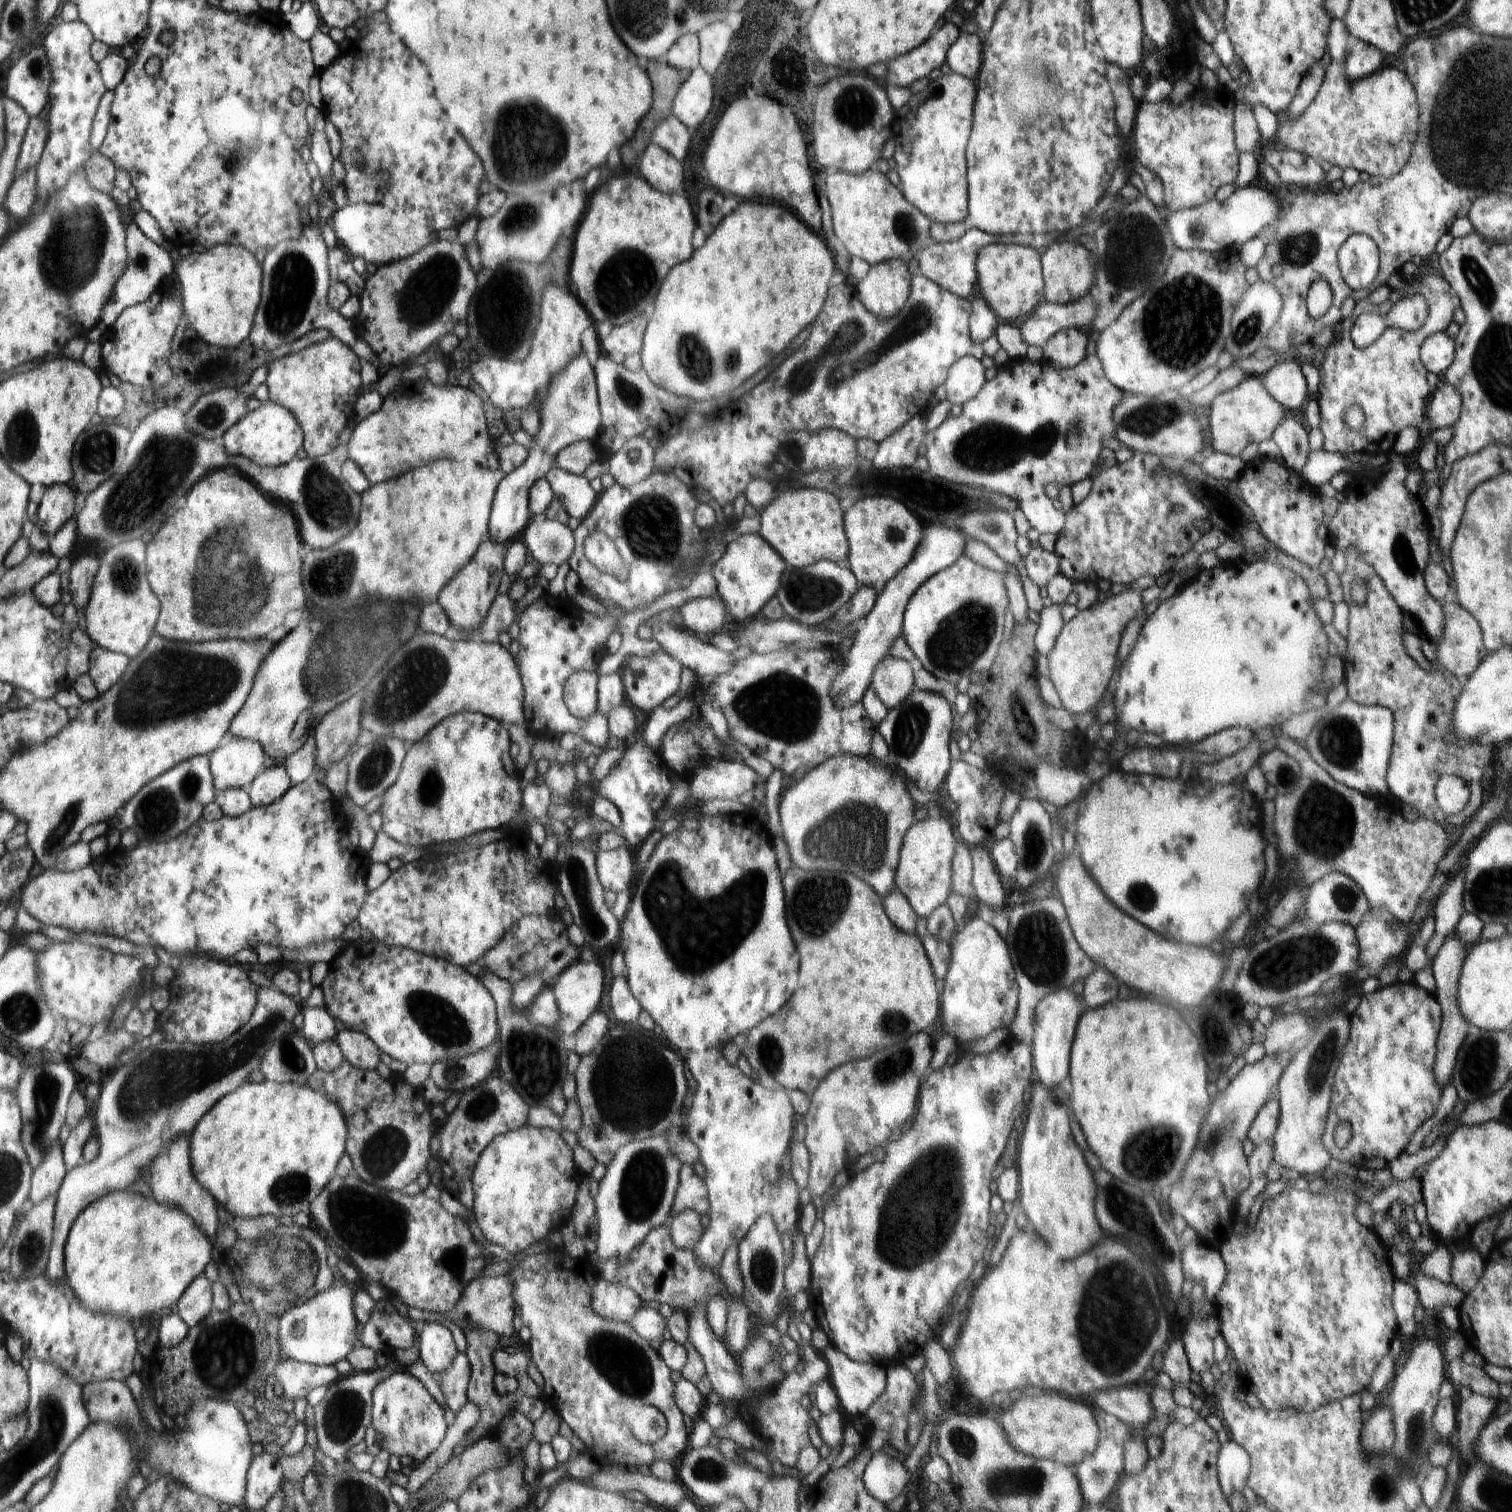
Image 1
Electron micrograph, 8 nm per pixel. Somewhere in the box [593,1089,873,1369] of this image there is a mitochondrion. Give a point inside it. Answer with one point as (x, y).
(646, 1179)

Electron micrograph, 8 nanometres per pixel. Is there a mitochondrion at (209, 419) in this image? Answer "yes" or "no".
yes

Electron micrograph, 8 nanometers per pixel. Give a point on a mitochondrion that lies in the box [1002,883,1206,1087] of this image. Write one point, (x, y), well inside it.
(1040, 953)

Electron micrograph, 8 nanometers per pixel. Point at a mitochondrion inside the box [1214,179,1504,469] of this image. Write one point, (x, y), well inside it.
(1474, 273)

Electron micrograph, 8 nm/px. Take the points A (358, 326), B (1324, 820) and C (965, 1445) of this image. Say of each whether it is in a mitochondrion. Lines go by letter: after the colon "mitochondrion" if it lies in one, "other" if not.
A: other
B: mitochondrion
C: mitochondrion

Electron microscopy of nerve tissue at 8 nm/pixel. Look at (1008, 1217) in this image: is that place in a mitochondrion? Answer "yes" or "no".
no

